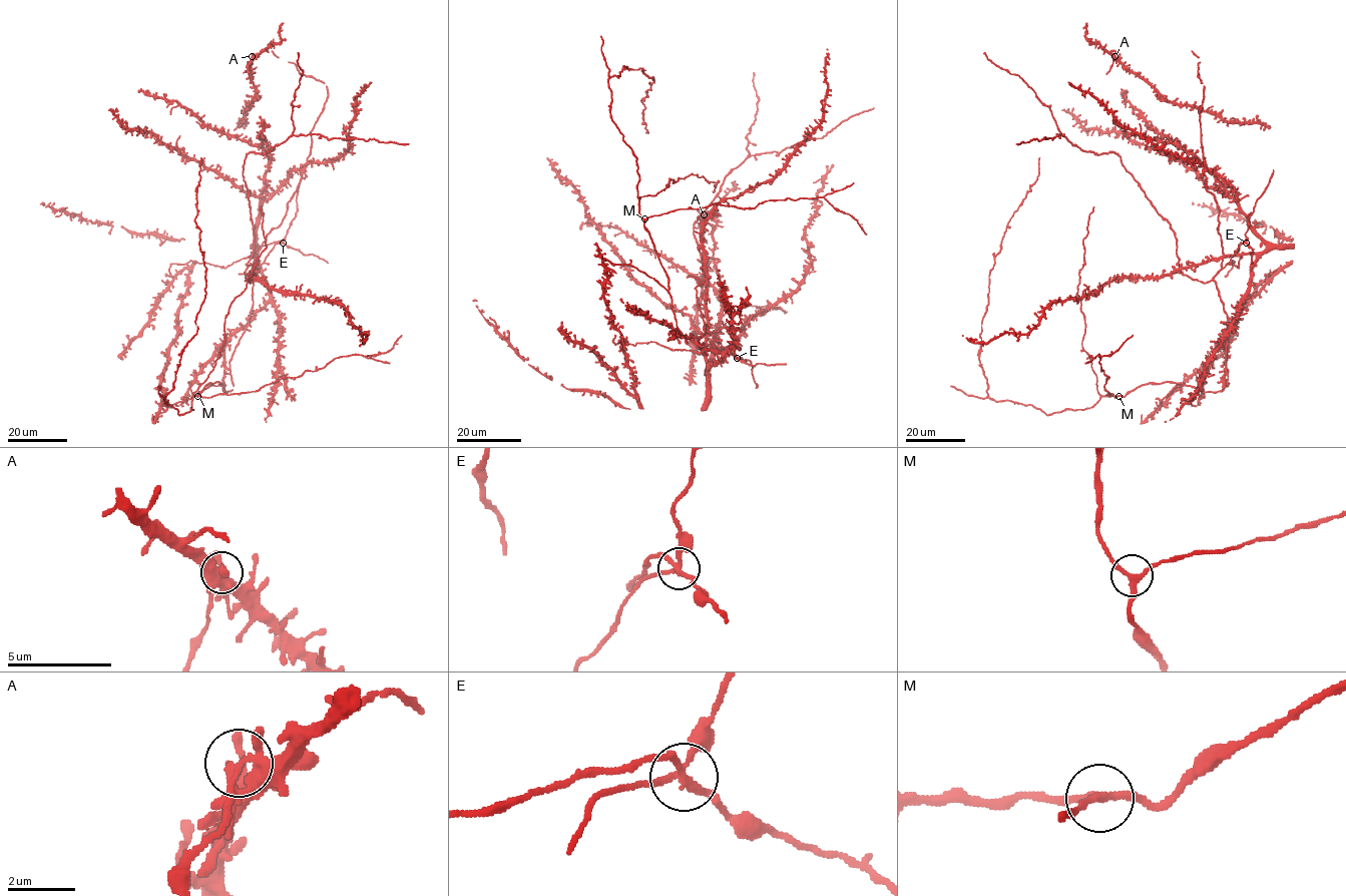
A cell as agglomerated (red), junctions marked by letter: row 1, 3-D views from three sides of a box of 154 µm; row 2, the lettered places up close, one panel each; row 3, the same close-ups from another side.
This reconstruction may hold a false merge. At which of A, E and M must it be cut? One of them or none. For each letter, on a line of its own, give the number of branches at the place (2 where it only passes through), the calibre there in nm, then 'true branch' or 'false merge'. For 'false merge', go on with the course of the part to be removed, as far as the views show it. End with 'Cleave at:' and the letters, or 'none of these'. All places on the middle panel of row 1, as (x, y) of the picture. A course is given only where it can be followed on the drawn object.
A: branches 4; calibre 300 nm; true branch
E: branches 4; calibre 200 nm; false merge; course (737, 358), (735, 354), (714, 350), (704, 349), (701, 352), (669, 349), (654, 342), (615, 344), (615, 335)
M: branches 3; calibre 200 nm; true branch
Cleave at: E

